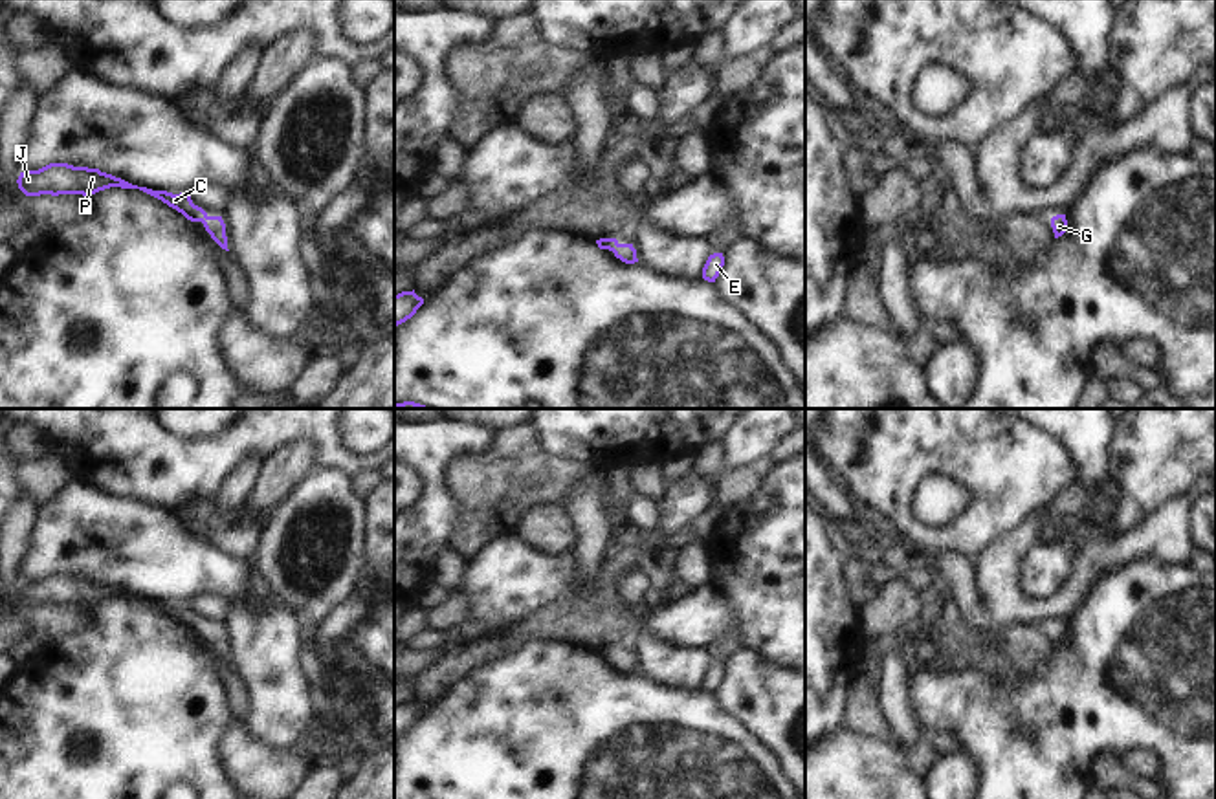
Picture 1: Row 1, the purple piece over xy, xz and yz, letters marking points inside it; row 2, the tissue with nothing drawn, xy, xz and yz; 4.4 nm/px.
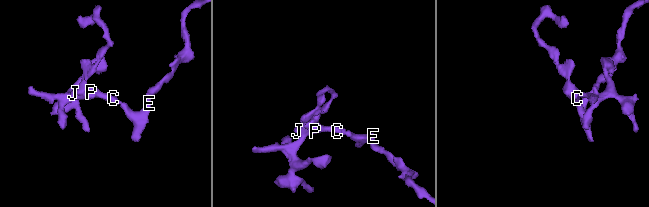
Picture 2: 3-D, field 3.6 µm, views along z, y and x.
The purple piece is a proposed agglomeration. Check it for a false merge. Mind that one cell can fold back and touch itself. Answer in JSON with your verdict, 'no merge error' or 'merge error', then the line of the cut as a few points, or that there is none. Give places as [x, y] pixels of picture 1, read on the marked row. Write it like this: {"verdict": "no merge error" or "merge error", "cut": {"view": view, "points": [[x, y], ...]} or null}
{"verdict": "no merge error", "cut": null}

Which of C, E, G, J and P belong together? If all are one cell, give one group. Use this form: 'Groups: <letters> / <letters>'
Groups: C E G J P

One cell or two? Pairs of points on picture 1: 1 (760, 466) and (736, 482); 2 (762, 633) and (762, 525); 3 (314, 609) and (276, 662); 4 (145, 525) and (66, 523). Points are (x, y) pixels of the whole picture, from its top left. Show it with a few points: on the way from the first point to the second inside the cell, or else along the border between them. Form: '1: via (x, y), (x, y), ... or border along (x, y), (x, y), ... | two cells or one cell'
1: via (754, 471), (741, 482) | one cell
2: via (762, 605), (762, 552) | one cell
3: border along (268, 596), (301, 620) | two cells
4: via (125, 525), (87, 525) | one cell

